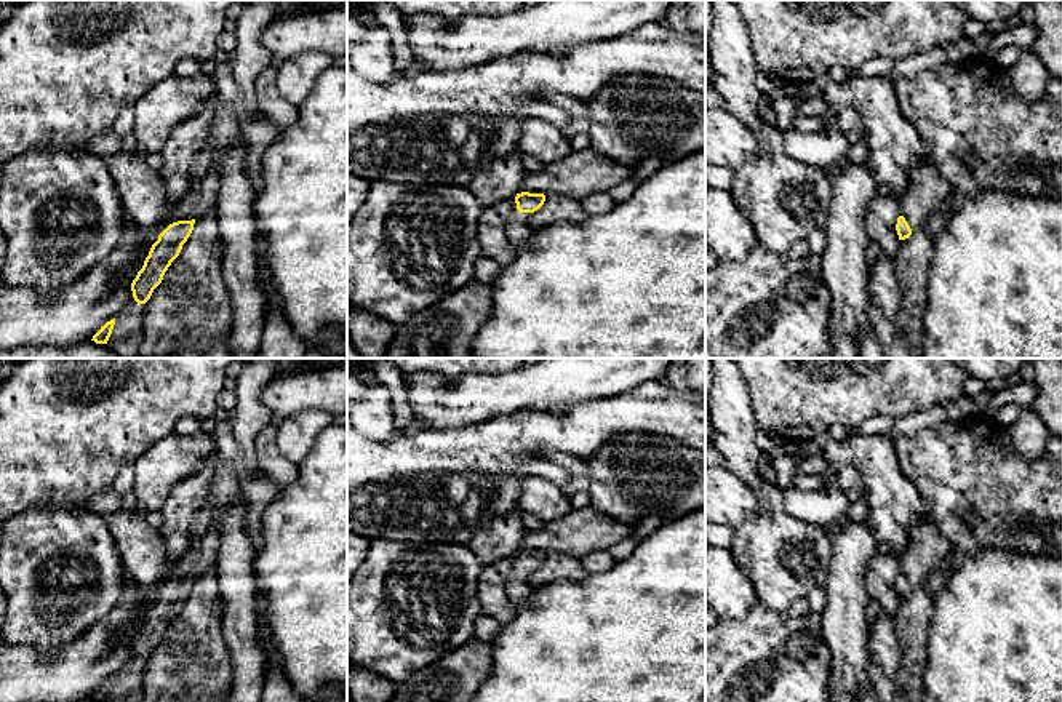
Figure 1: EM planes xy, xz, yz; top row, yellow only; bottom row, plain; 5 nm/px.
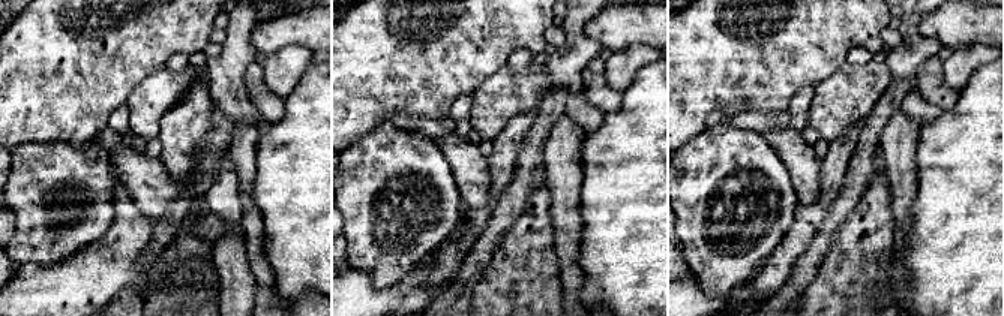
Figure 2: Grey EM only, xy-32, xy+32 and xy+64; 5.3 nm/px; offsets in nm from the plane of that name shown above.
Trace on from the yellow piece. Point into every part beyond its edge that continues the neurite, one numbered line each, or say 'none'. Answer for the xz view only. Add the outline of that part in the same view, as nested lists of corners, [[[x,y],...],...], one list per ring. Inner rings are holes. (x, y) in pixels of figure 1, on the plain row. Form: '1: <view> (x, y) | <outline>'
1: xz (519, 590) | [[[518,571],[518,574],[520,574],[518,580],[505,585],[507,596],[509,596],[510,603],[515,606],[523,603],[534,590],[525,579],[528,571]]]

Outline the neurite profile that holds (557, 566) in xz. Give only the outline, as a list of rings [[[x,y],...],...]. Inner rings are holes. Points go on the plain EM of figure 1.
[[[545,553],[544,563],[528,571],[526,582],[534,587],[550,585],[553,582],[581,582],[589,576],[579,558],[566,553]]]

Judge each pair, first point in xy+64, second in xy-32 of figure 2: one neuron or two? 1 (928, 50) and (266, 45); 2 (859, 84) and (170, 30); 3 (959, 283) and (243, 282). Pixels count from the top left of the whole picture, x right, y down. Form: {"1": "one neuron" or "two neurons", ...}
{"1": "two neurons", "2": "two neurons", "3": "two neurons"}

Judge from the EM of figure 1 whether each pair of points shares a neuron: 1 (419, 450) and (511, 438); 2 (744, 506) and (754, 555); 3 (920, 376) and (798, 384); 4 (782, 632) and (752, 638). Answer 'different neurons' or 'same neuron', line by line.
1: same neuron
2: different neurons
3: same neuron
4: same neuron

